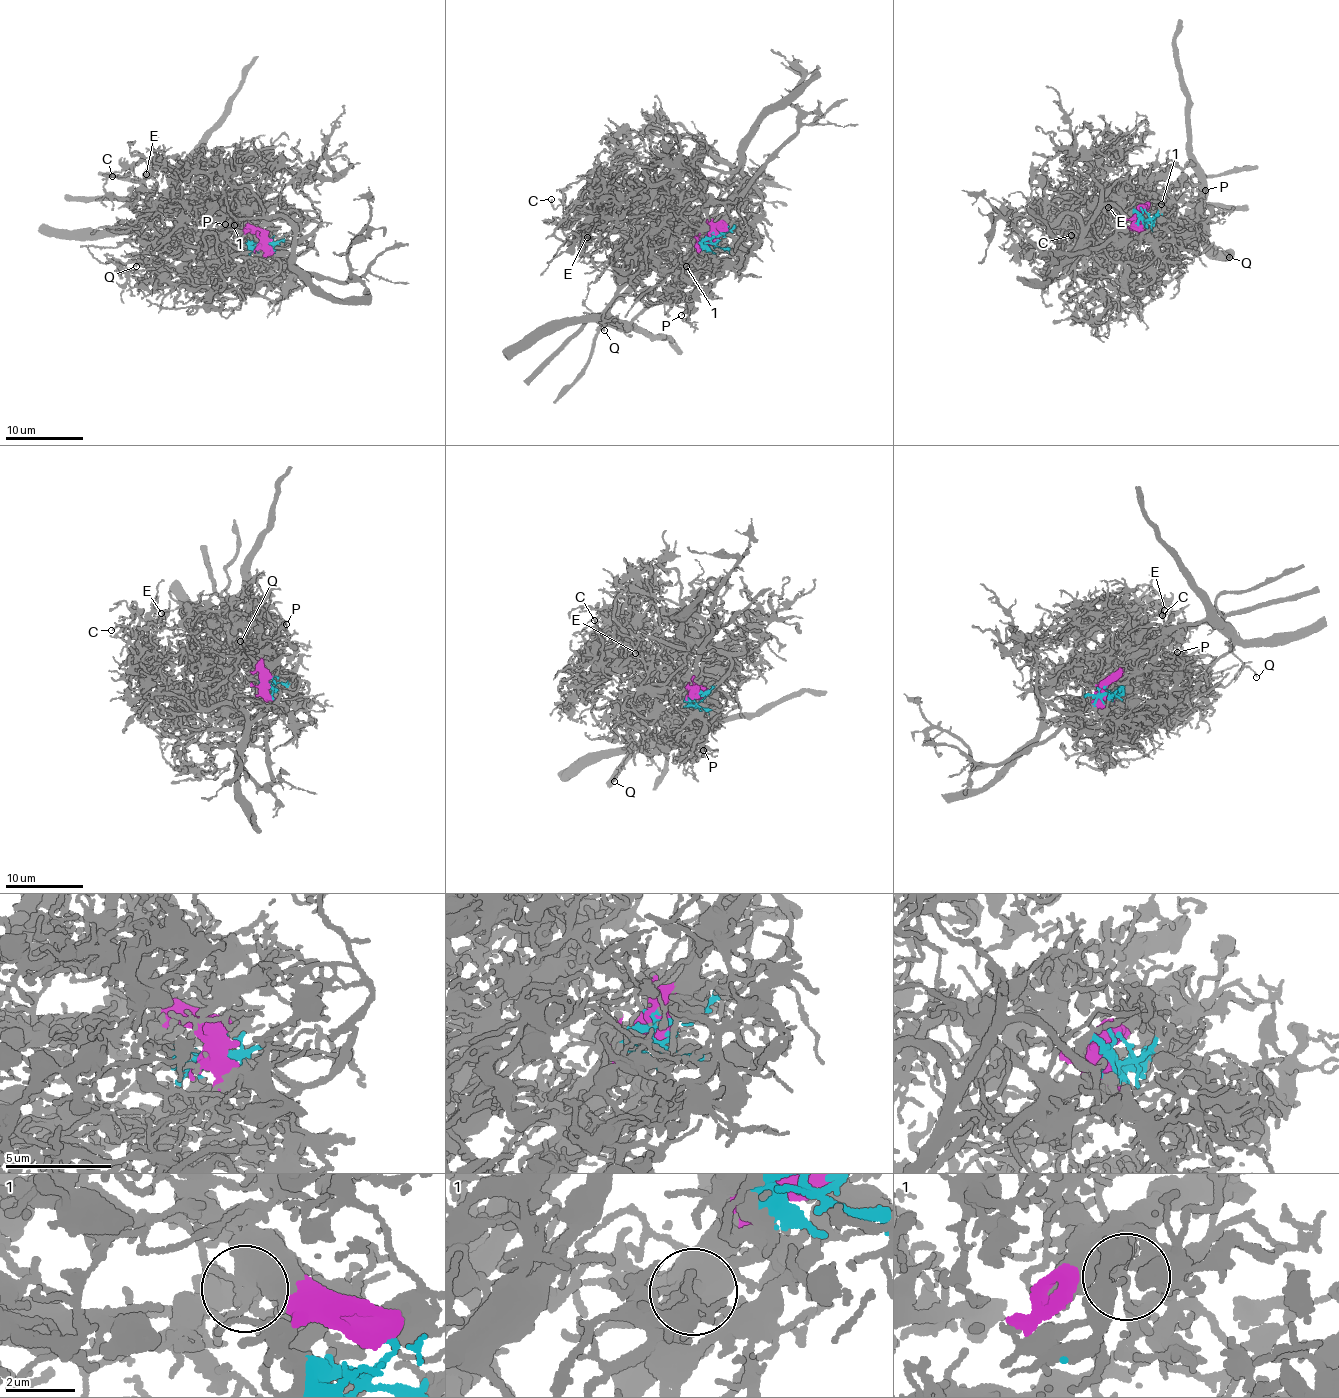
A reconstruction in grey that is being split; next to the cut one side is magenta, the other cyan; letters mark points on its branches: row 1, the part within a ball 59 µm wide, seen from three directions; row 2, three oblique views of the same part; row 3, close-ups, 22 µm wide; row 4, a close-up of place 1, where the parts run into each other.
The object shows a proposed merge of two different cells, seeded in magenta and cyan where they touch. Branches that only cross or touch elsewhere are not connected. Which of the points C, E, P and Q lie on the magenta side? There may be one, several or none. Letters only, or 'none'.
Q

